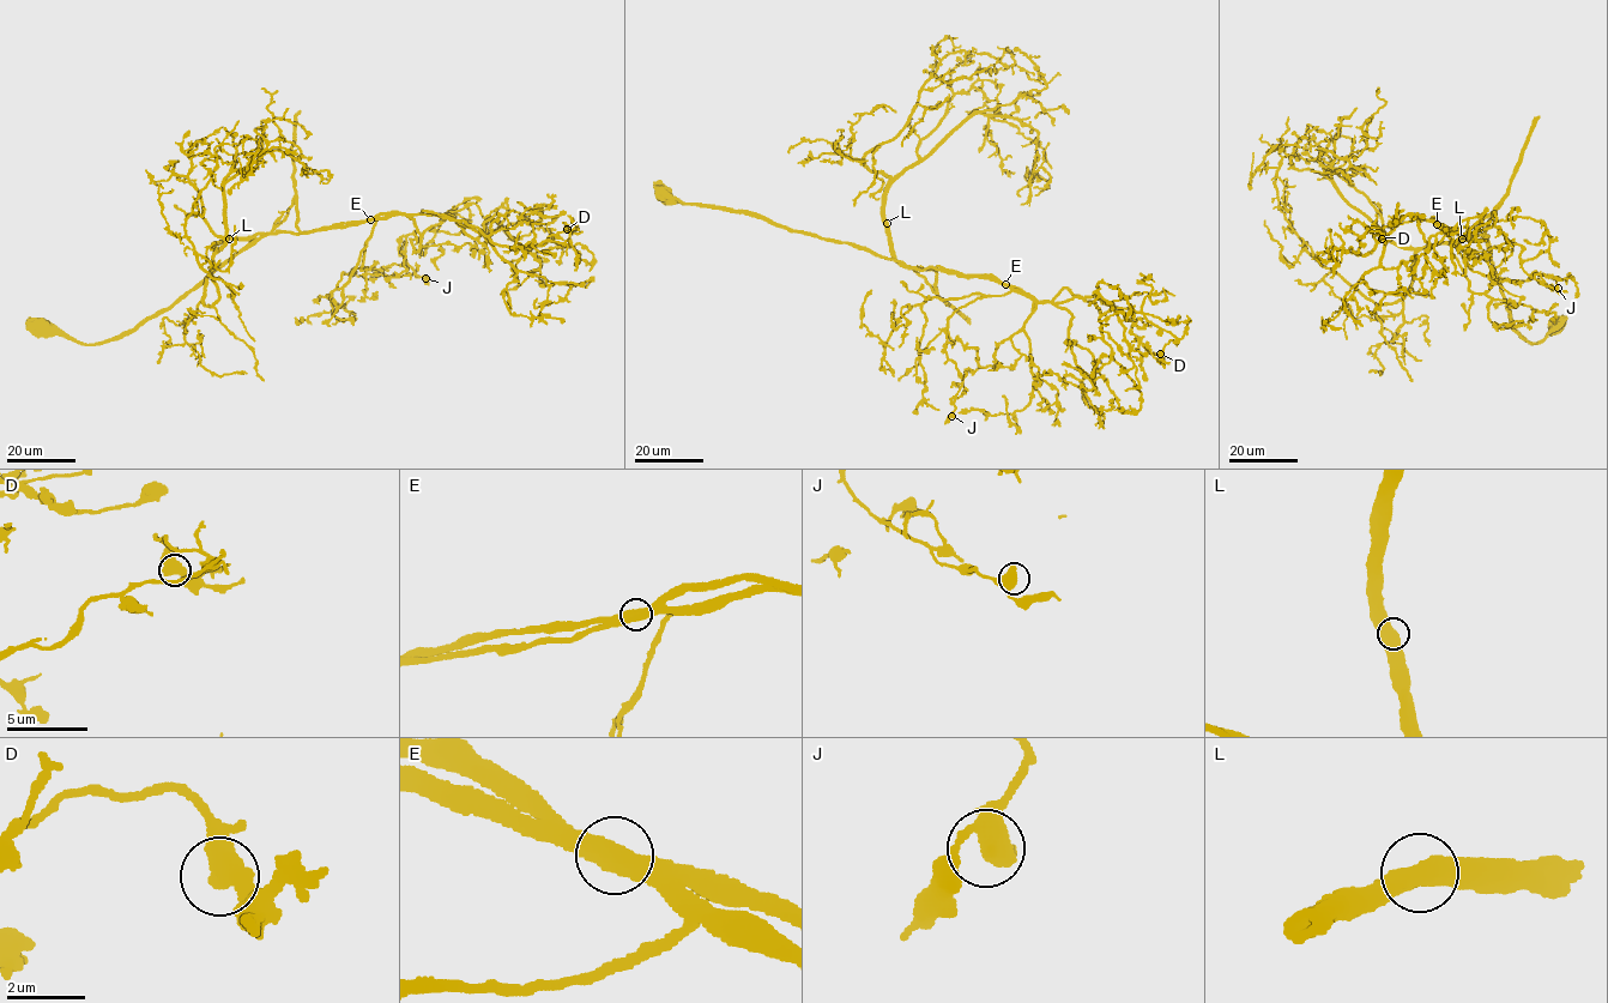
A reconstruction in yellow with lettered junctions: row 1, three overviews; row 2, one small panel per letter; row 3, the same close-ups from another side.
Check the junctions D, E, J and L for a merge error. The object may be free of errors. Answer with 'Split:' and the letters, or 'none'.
Split: E

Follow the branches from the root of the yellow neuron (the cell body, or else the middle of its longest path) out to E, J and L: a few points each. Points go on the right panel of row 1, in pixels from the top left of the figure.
E: (1555, 325), (1535, 343), (1521, 338), (1511, 328), (1486, 236), (1463, 236), (1437, 224)
J: (1555, 325), (1535, 343), (1521, 338), (1486, 236), (1432, 219), (1474, 259), (1517, 243), (1525, 272), (1558, 288)
L: (1555, 325), (1535, 343), (1521, 338), (1511, 328), (1510, 314), (1491, 269), (1488, 241), (1462, 239)

